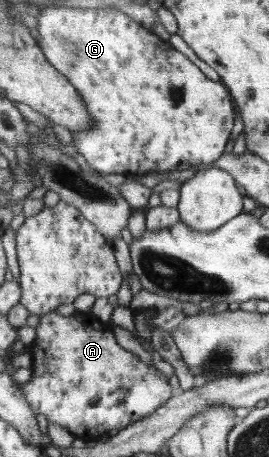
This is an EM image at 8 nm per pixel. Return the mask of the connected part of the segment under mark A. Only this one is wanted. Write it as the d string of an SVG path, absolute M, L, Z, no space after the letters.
M56 311L42 315L37 325L37 338L29 347L33 351L33 370L30 379L21 385L35 415L43 415L47 421L66 428L76 438L85 435L113 434L151 417L171 398L171 384L166 374L139 360L137 354L125 350L107 324L99 322L89 313L75 312L62 316Z

